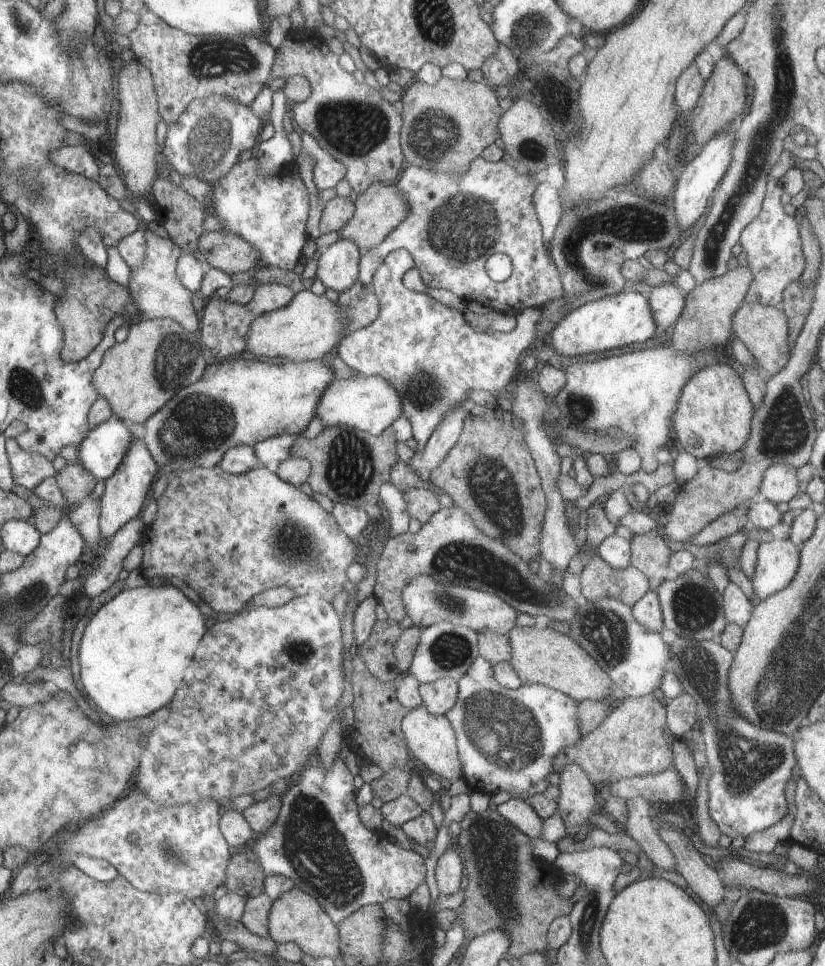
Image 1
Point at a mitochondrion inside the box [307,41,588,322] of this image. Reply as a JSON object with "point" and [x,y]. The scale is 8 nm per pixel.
{"point":[462,227]}

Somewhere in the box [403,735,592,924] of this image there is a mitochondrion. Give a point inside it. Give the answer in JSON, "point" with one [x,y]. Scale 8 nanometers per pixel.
{"point":[501,862]}

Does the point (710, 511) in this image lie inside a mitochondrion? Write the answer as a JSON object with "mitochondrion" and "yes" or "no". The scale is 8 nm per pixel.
{"mitochondrion":"no"}

